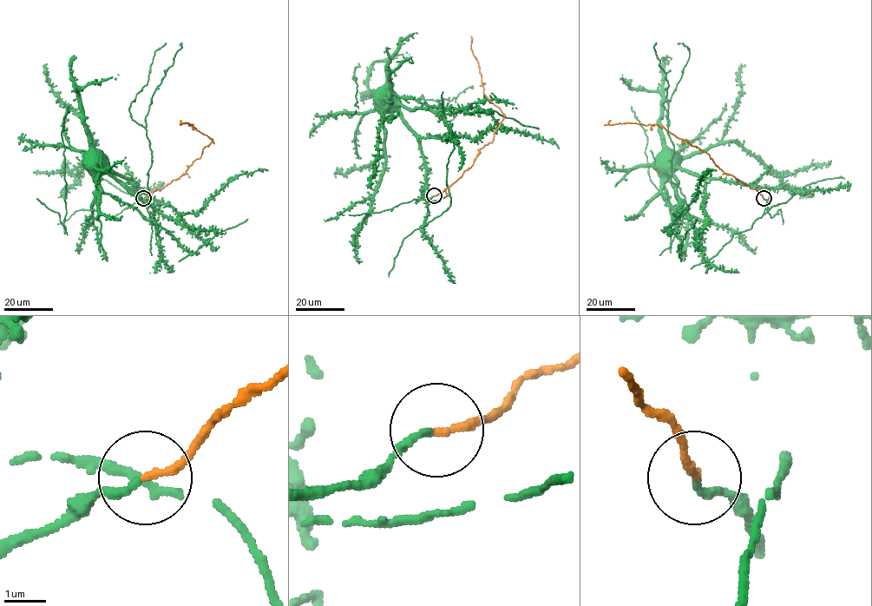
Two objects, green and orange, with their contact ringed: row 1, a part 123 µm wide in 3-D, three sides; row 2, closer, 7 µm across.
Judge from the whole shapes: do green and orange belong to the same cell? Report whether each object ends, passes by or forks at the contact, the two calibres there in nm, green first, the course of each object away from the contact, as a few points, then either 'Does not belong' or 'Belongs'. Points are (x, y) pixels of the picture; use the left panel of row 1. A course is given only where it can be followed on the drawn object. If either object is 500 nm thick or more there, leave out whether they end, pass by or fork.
At the ring green ends. At the ring orange ends. Thickness 160 nm (green) against 180 nm. Course of green: (142, 198), (160, 213), (159, 206), (136, 197), (132, 192), (134, 183), (115, 174), (103, 158), (88, 161). Course of orange: (143, 198), (185, 174), (213, 140), (193, 124), (180, 125), (180, 120). Belongs

